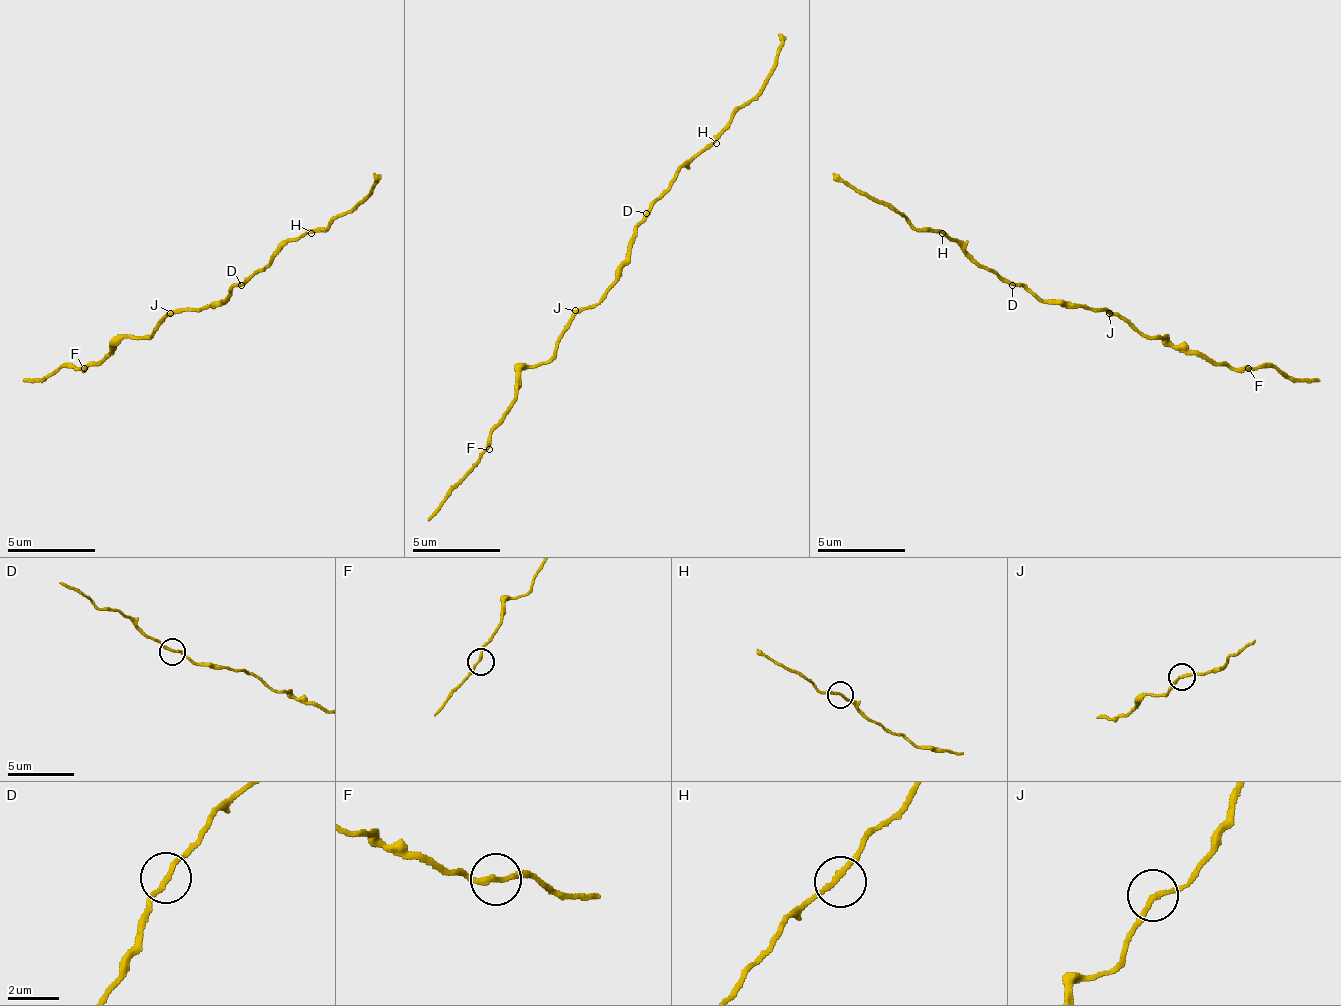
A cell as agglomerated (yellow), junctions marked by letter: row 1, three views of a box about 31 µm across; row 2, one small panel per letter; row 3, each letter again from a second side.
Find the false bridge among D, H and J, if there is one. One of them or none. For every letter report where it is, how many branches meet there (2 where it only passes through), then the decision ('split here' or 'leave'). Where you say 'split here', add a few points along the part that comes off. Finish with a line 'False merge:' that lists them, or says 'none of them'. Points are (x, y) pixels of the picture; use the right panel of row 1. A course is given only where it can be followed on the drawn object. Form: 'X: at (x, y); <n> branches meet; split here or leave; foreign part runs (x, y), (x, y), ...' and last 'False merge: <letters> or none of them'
D: at (1012, 285); 2 branches meet; leave
H: at (942, 233); 2 branches meet; leave
J: at (1109, 313); 2 branches meet; leave
False merge: none of them

